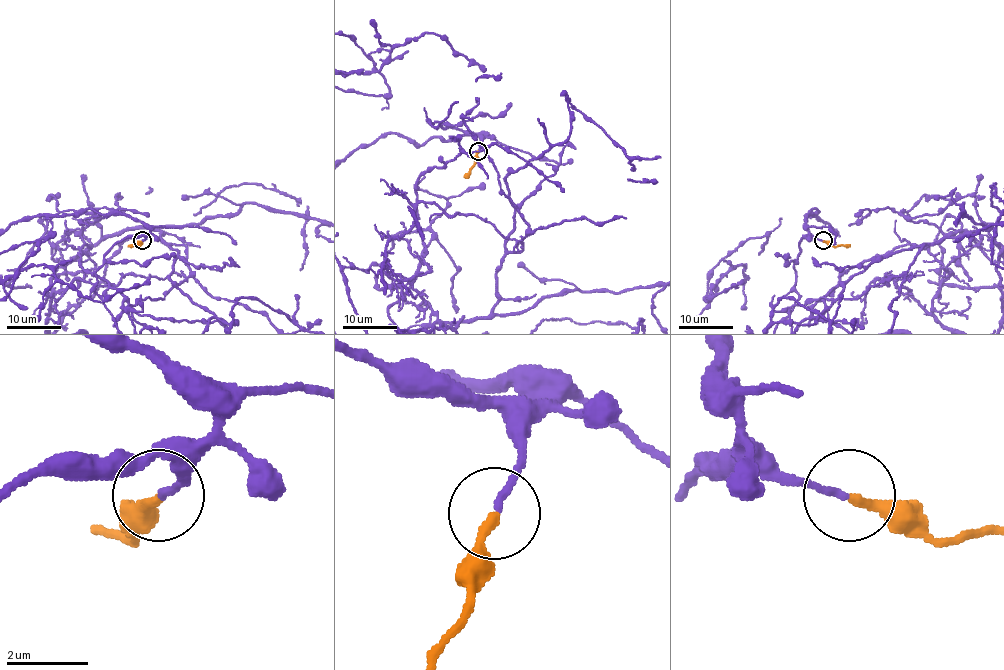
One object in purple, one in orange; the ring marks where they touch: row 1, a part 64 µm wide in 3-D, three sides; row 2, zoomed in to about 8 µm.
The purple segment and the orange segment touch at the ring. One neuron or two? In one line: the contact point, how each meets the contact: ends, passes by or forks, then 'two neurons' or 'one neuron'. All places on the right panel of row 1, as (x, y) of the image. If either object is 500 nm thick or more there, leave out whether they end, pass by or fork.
place (823, 240); purple ends; orange ends; one neuron

